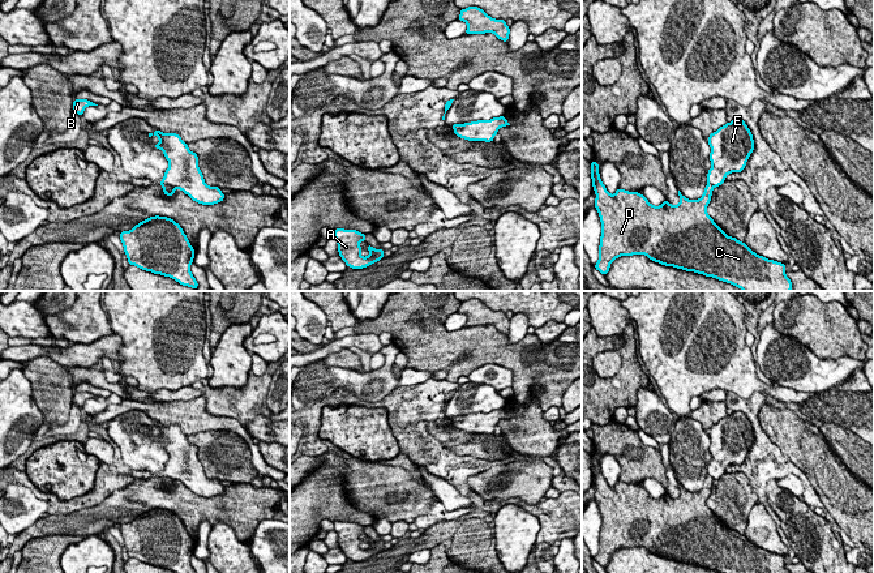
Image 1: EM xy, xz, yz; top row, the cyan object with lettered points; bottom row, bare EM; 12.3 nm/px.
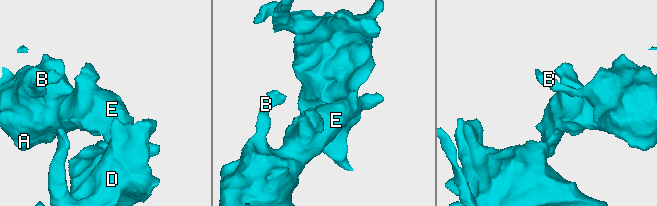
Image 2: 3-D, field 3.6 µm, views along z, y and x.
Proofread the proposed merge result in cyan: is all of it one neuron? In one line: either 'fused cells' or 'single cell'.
fused cells

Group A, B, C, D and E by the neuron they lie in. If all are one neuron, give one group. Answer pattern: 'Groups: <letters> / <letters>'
Groups: A B E / C D

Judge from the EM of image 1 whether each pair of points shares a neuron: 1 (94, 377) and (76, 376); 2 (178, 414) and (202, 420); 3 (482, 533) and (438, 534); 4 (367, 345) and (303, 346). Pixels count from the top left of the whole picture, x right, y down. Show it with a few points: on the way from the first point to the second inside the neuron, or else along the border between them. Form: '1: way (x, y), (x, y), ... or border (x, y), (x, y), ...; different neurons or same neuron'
1: way (90, 376), (80, 376); same neuron
2: way (184, 414), (196, 419); same neuron
3: way (471, 534), (449, 534); same neuron
4: border (325, 345), (303, 354); different neurons

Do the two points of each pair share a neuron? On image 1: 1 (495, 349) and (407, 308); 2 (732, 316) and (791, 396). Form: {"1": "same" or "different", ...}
{"1": "same", "2": "same"}

